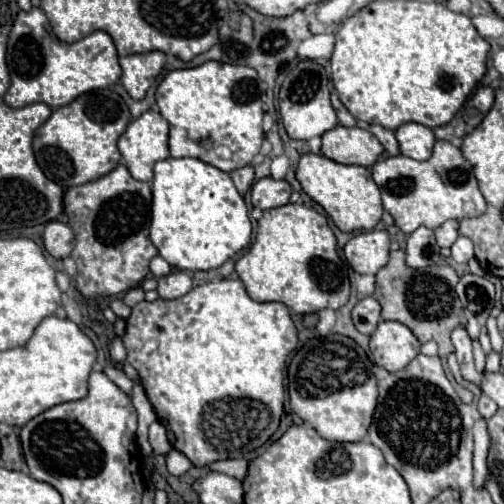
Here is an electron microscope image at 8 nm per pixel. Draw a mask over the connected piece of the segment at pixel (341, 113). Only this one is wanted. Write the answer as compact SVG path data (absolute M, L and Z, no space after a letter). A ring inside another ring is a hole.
M332 91L332 107L334 107L336 115L338 115L340 125L344 125L344 127L354 127L354 125L356 125L356 119L354 119L354 117L352 117L352 113L342 105L342 101L338 99L336 91Z

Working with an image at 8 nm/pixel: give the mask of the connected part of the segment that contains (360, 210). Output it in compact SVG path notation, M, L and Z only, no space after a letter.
M306 153L300 157L300 165L296 169L296 179L300 181L304 193L312 197L324 211L332 217L332 221L344 231L370 231L382 219L382 199L380 189L372 179L370 169L358 165L342 165L324 155Z

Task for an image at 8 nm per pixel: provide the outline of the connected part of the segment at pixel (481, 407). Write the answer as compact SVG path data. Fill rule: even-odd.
M486 395L480 397L480 401L478 401L478 411L480 411L480 415L482 415L484 419L490 419L490 417L496 413L496 409L498 409L498 405L496 405L490 397L486 397Z

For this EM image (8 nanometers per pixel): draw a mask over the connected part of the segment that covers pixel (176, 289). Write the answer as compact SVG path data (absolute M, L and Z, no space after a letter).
M172 271L166 277L158 279L158 295L162 299L178 299L192 289L192 277L184 271Z

